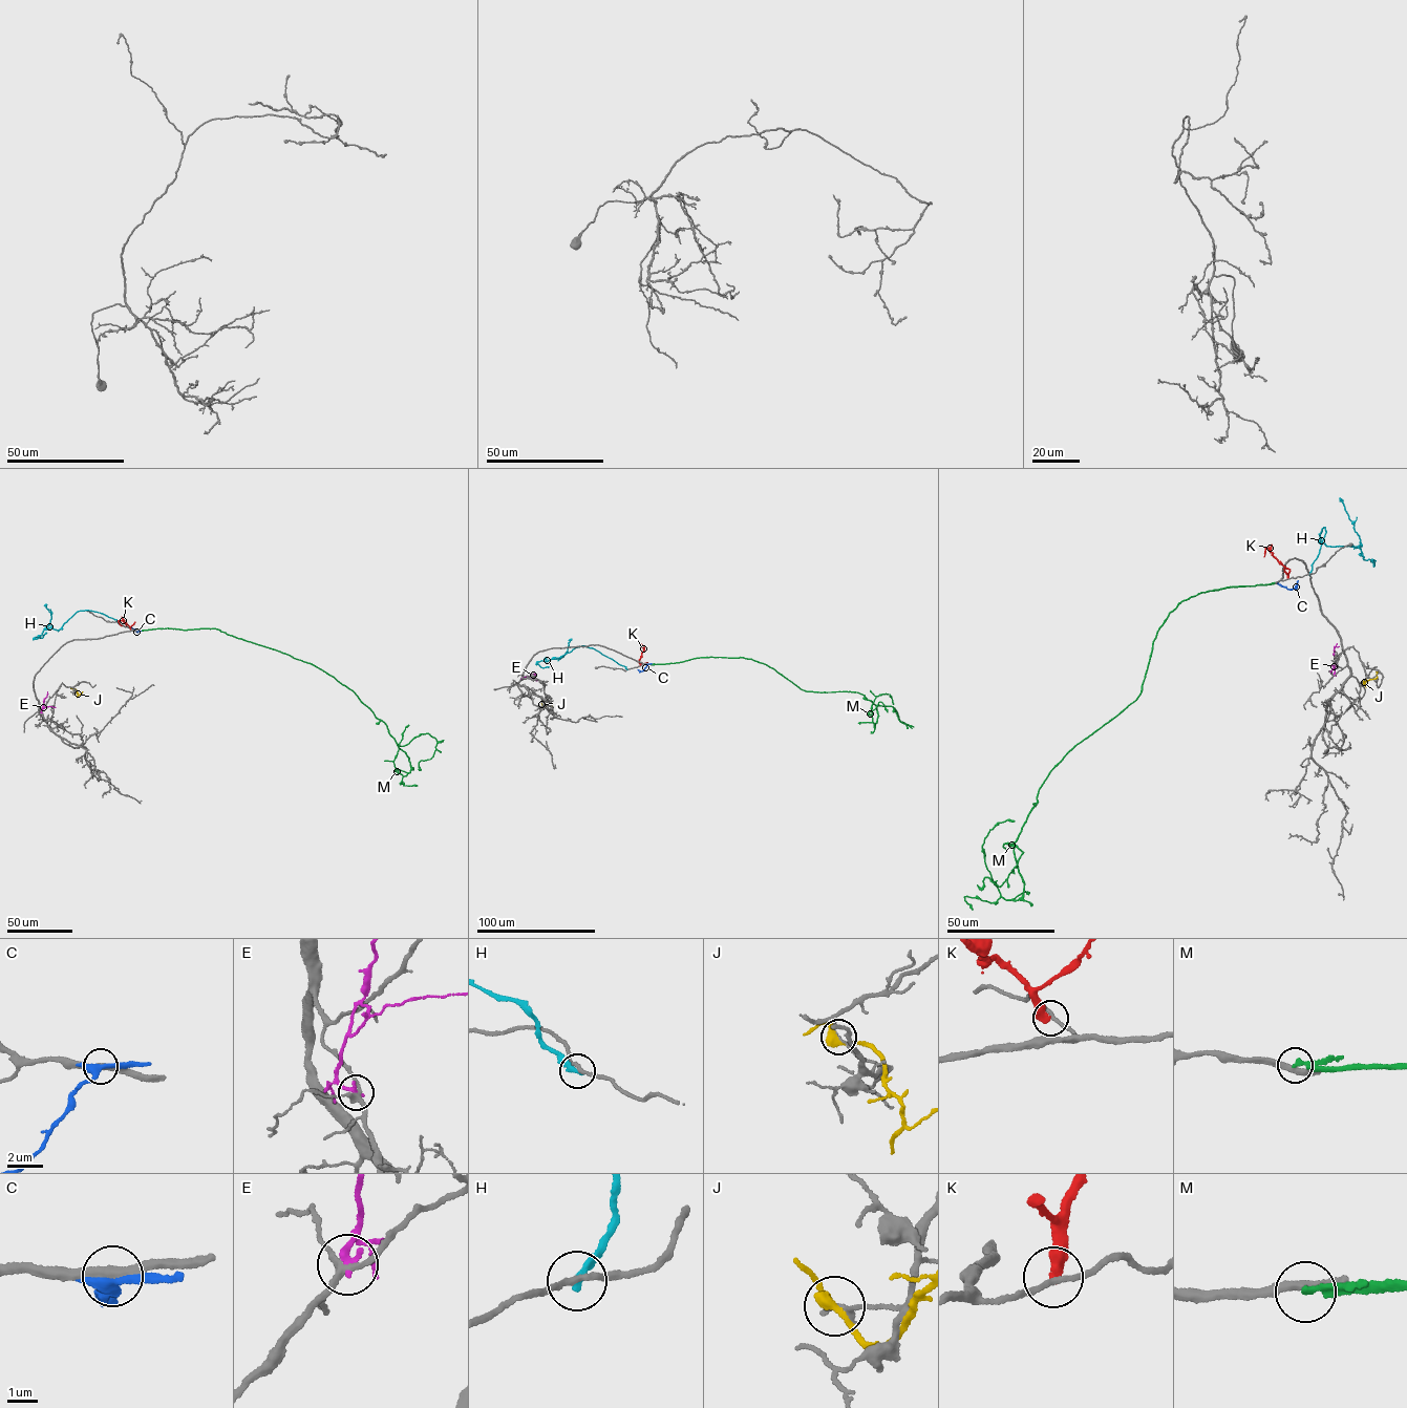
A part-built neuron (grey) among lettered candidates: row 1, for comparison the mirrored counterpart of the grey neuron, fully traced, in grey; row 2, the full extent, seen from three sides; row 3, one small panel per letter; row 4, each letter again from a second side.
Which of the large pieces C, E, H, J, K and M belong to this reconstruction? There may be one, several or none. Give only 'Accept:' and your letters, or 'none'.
Accept: none

